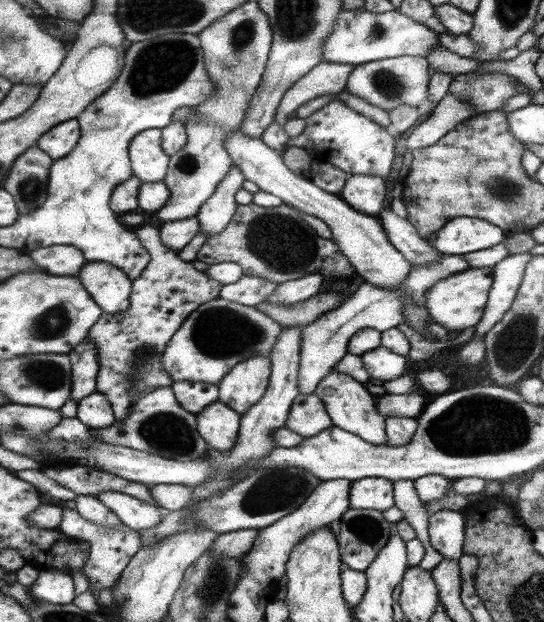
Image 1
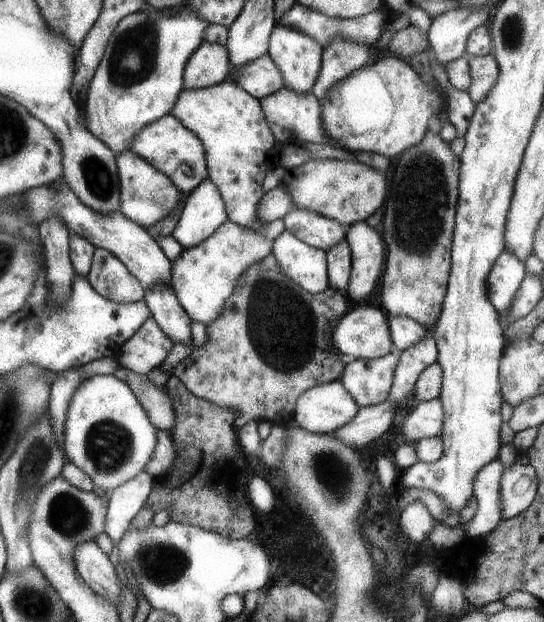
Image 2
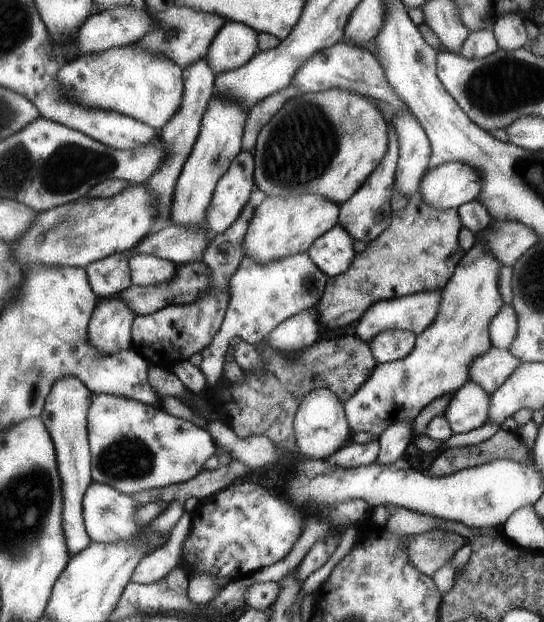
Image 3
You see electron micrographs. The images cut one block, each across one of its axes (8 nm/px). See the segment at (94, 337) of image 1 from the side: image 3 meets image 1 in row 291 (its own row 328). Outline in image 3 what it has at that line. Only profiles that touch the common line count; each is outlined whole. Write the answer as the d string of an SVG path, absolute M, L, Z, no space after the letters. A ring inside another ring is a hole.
M254 188L247 199L247 204L237 216L237 220L228 226L223 232L214 233L201 256L201 260L209 272L211 282L209 288L199 295L191 304L167 304L155 312L143 315L135 315L131 323L131 344L137 354L144 358L147 364L160 362L170 364L185 362L193 355L198 355L210 342L213 335L218 332L223 320L228 302L229 278L239 266L243 254L243 236L249 226L253 210L264 198L261 190Z

